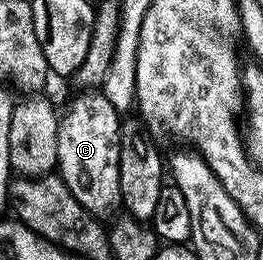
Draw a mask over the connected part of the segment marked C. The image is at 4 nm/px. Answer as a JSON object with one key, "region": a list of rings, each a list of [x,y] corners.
{"region":[[[86,89],[70,103],[70,108],[60,115],[58,125],[58,166],[57,174],[67,183],[72,196],[88,211],[97,217],[113,216],[119,210],[122,194],[120,193],[120,133],[122,119],[120,112],[112,109],[112,101],[102,95],[101,90]]]}

